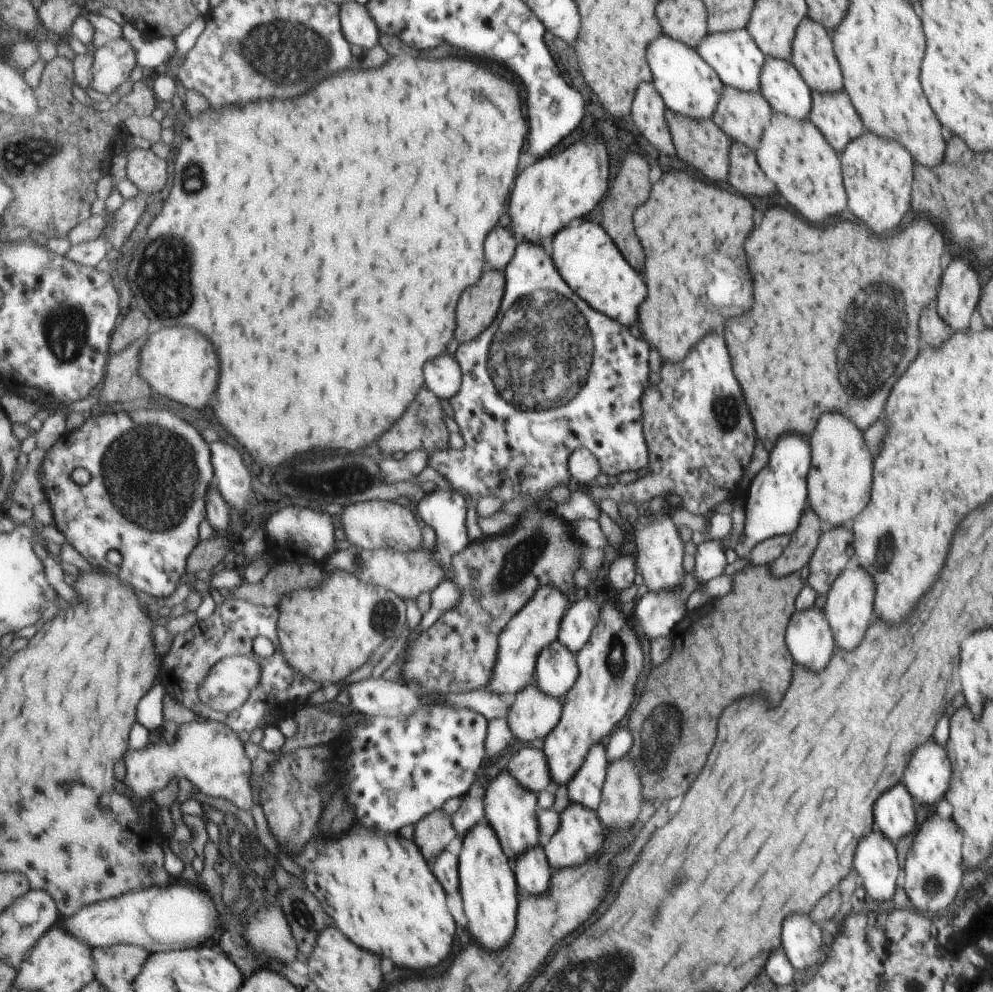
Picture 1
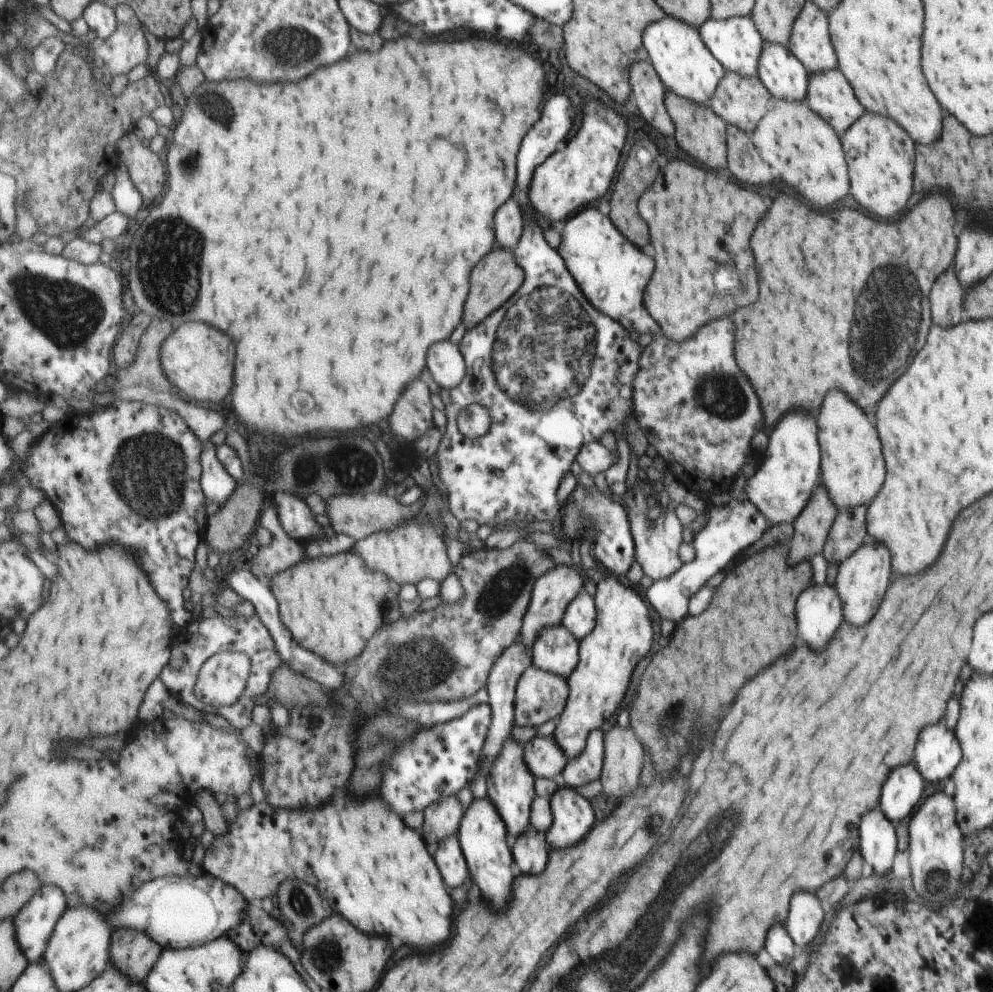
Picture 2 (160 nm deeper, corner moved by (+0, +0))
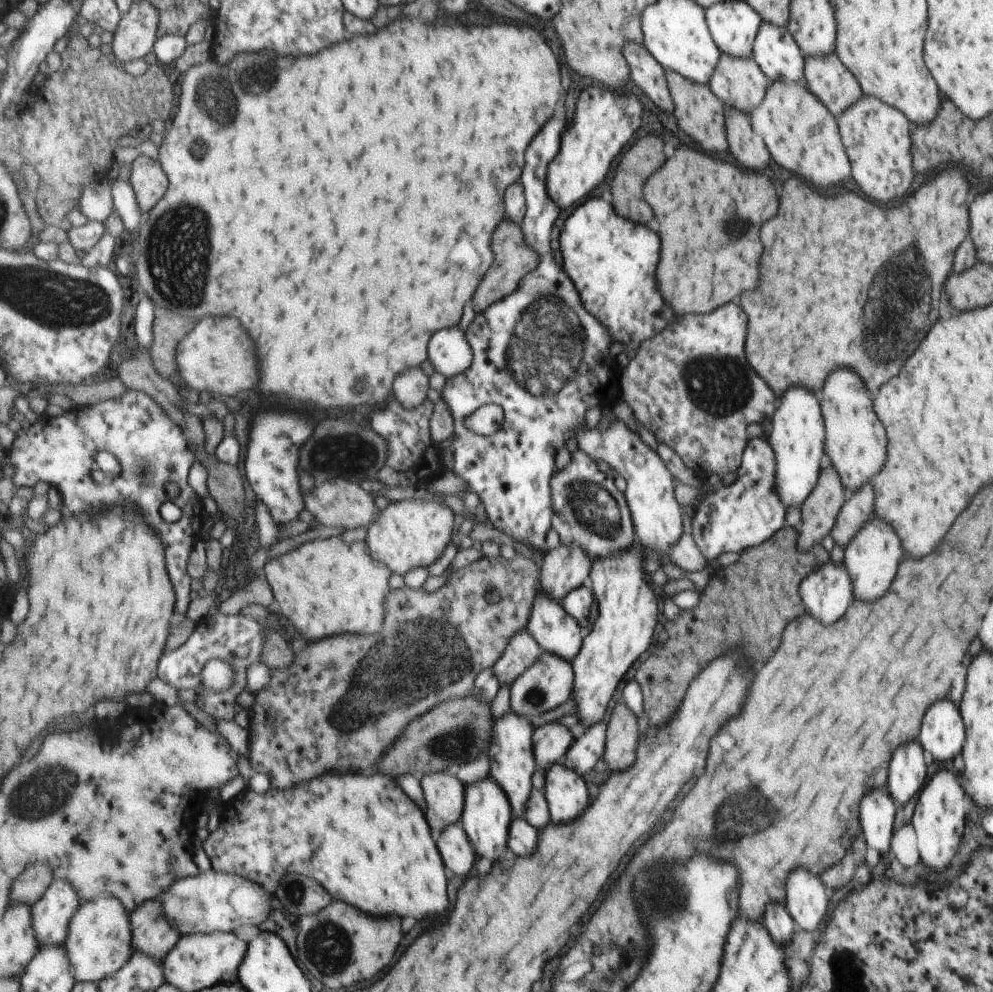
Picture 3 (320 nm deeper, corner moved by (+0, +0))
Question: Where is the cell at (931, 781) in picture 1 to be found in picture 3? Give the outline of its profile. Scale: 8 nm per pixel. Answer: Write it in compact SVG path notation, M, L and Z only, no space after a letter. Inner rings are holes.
M937 700L925 714L925 726L917 736L928 761L953 760L964 743L964 724L958 711L949 700Z

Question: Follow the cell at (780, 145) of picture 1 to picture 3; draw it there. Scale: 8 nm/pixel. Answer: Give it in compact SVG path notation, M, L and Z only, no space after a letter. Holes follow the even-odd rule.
M773 81L769 86L769 94L765 95L765 102L757 106L757 110L751 109L751 128L755 134L761 136L763 144L767 146L771 158L785 170L799 174L801 178L813 182L819 188L831 188L837 184L847 182L849 178L849 160L845 156L845 150L839 140L839 128L833 120L833 116L821 101L805 86L795 81Z

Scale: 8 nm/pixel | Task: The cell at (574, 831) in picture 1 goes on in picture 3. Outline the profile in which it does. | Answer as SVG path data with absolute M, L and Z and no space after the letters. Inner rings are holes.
M555 763L548 768L544 792L555 822L571 822L589 806L585 780L577 772L565 768L564 763Z

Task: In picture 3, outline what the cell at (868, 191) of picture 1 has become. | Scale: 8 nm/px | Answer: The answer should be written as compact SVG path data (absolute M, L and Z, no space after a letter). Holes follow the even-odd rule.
M861 94L841 114L841 138L849 146L849 158L853 158L853 180L859 190L881 204L901 198L913 182L913 166L909 154L909 122L905 116L881 102L877 97Z

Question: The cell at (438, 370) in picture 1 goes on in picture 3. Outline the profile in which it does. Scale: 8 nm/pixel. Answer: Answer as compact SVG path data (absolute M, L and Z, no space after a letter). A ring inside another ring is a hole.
M455 325L437 332L429 344L428 360L436 372L447 380L469 370L474 359L474 352L467 338L466 330Z

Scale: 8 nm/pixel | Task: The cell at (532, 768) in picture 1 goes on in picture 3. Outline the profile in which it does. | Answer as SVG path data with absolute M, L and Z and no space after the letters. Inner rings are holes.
M557 720L536 728L534 735L534 753L539 768L545 770L555 763L563 763L575 738L571 730Z

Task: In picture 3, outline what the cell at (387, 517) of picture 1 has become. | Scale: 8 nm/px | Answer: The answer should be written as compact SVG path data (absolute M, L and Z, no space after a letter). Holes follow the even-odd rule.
M335 478L324 483L315 482L313 490L303 492L305 496L305 508L313 512L315 520L319 524L327 526L340 526L341 528L351 529L357 526L371 526L379 518L380 511L375 516L375 500L368 491L363 490L357 483L345 480L344 478Z

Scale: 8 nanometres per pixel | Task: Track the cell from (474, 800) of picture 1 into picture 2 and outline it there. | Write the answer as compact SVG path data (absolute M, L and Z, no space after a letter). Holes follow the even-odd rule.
M516 641L516 644L505 652L493 665L492 672L488 678L488 702L492 706L492 724L489 727L488 740L484 746L483 760L481 760L481 768L472 784L472 791L474 798L488 797L488 776L492 769L493 763L496 763L497 757L500 755L501 749L505 741L511 737L511 729L513 728L513 721L515 722L515 701L516 688L521 676L526 670L534 664L533 651L523 642Z

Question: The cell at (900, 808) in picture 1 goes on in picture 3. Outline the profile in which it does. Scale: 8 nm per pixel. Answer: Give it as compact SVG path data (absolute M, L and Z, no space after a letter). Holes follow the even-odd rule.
M915 740L893 750L893 766L889 766L887 790L895 804L902 805L921 790L927 776L927 764L925 752Z

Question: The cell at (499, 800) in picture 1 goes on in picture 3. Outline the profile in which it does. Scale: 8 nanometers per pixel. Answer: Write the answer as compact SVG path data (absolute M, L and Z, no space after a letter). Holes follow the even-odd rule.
M512 710L496 720L492 744L488 750L491 765L490 776L506 790L514 811L517 814L522 813L520 817L523 817L529 797L532 796L534 789L532 778L539 768L534 753L535 734L536 728L533 728L533 722L529 720L529 717Z

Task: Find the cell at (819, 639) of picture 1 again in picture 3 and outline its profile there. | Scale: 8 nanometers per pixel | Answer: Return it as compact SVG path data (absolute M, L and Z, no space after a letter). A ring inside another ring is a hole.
M823 561L813 574L806 574L798 584L798 594L813 618L831 624L843 616L853 600L852 582L843 566Z

